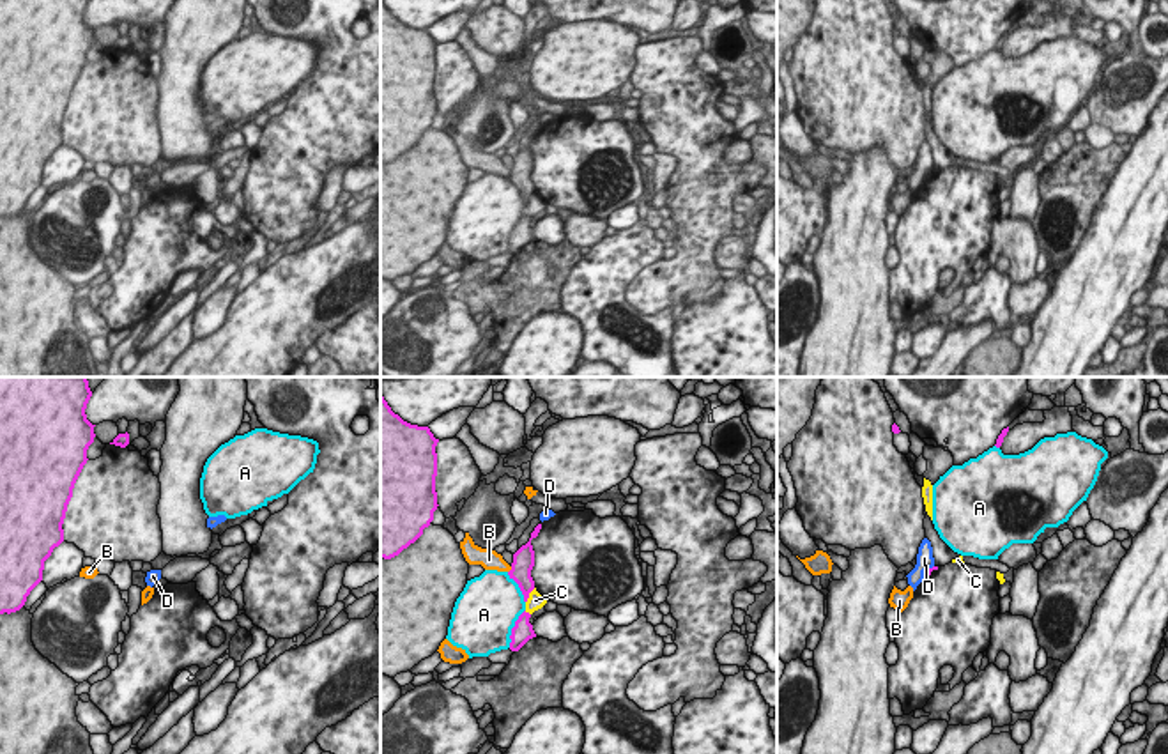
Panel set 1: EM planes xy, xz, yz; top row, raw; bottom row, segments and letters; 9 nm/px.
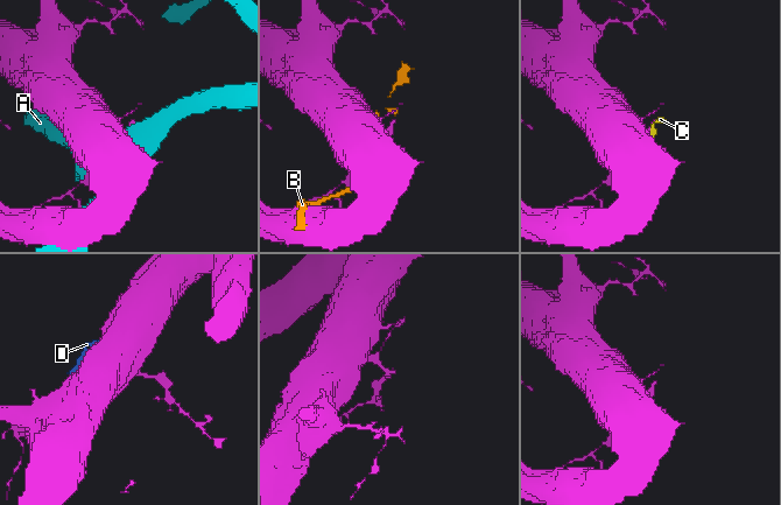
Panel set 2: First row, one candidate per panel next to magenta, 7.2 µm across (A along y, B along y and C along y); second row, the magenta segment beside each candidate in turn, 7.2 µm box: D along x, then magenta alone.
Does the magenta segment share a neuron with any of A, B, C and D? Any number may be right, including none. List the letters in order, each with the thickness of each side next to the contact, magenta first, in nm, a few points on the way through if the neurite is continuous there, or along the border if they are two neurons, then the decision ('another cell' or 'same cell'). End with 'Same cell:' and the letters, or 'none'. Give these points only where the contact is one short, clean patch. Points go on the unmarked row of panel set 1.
A: 190/500 nm | another cell
B: 190/180 nm | another cell
C: 190/140 nm | another cell
D: 60/160 nm | along yz (933, 169), (922, 181) | another cell
Same cell: none

